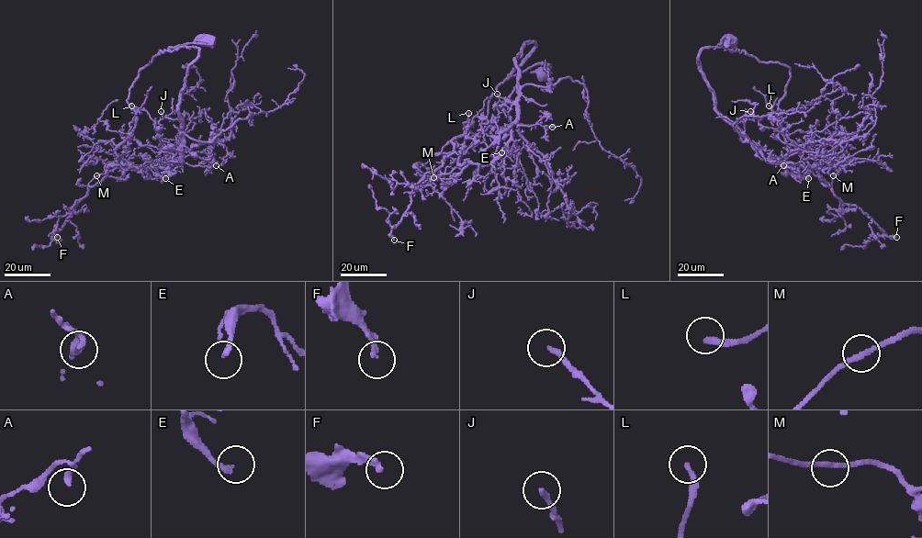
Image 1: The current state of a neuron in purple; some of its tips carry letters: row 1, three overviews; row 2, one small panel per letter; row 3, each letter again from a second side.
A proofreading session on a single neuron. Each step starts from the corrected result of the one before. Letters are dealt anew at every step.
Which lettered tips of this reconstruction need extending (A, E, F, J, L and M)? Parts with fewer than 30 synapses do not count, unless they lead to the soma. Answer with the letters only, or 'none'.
F, L

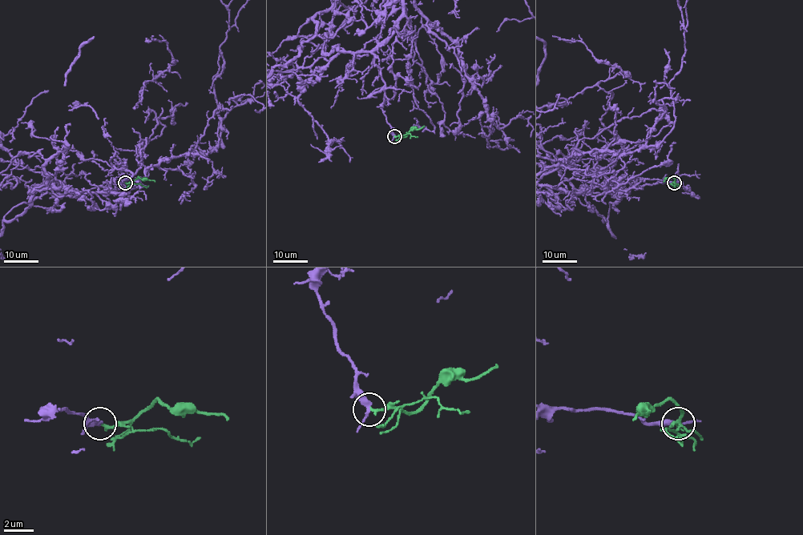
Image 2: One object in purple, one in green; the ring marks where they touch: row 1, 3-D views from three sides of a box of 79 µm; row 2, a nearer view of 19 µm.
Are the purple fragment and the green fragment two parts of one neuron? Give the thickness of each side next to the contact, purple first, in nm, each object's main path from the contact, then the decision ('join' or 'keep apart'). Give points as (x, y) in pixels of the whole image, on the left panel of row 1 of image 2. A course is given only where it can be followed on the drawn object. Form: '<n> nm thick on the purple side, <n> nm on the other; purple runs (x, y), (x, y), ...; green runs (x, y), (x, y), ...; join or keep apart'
280 nm thick on the purple side, 180 nm on the other; green runs (125, 182), (129, 183), (139, 177), (155, 182); join

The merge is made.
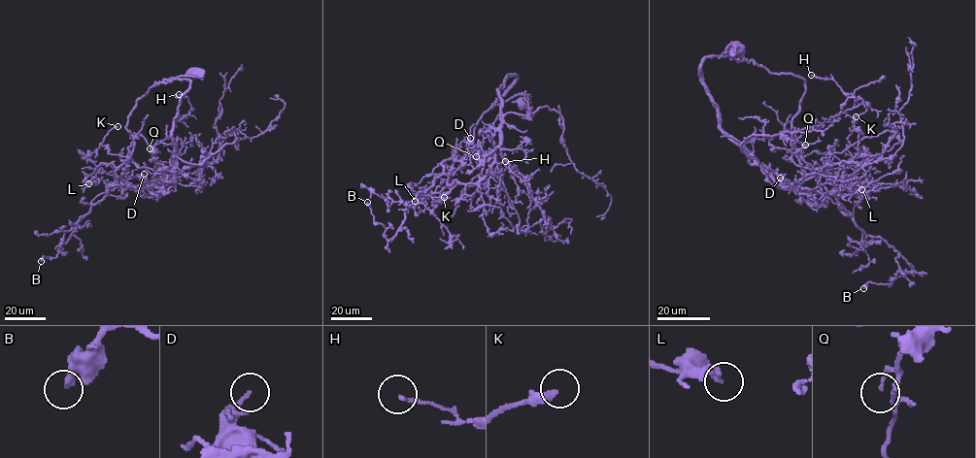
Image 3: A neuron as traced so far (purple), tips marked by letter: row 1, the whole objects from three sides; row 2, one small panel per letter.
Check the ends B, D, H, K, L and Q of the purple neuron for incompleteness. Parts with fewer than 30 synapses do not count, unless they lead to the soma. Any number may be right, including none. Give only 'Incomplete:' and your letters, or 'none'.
Incomplete: none

